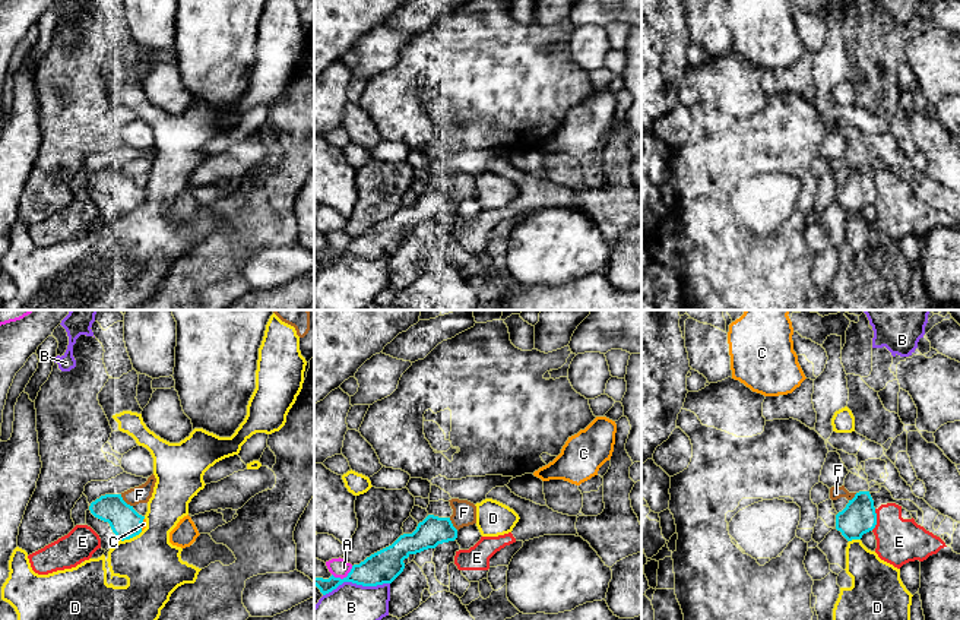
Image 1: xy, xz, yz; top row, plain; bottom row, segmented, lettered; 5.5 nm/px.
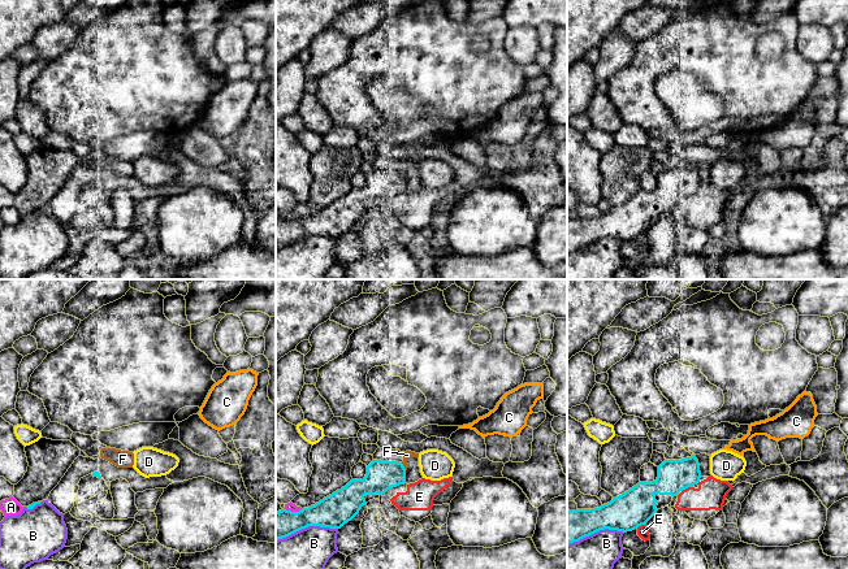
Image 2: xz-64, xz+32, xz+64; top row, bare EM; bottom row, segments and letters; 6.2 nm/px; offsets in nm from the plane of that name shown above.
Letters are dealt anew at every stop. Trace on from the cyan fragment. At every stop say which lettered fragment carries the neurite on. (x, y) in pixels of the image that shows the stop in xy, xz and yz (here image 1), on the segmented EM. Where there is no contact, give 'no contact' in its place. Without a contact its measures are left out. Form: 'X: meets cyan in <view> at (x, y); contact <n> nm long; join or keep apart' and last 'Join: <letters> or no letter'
A: meets cyan in xz at (344, 578); contact 130 nm long; keep apart
B: meets cyan in xz at (355, 582); contact 380 nm long; keep apart
C: meets cyan in xy at (141, 524); contact 70 nm long; join
D: meets cyan in xy at (130, 537); contact 140 nm long; keep apart
E: meets cyan in yz at (875, 519); contact 120 nm long; keep apart
F: meets cyan in xy at (124, 502); contact 100 nm long; keep apart
Join: C

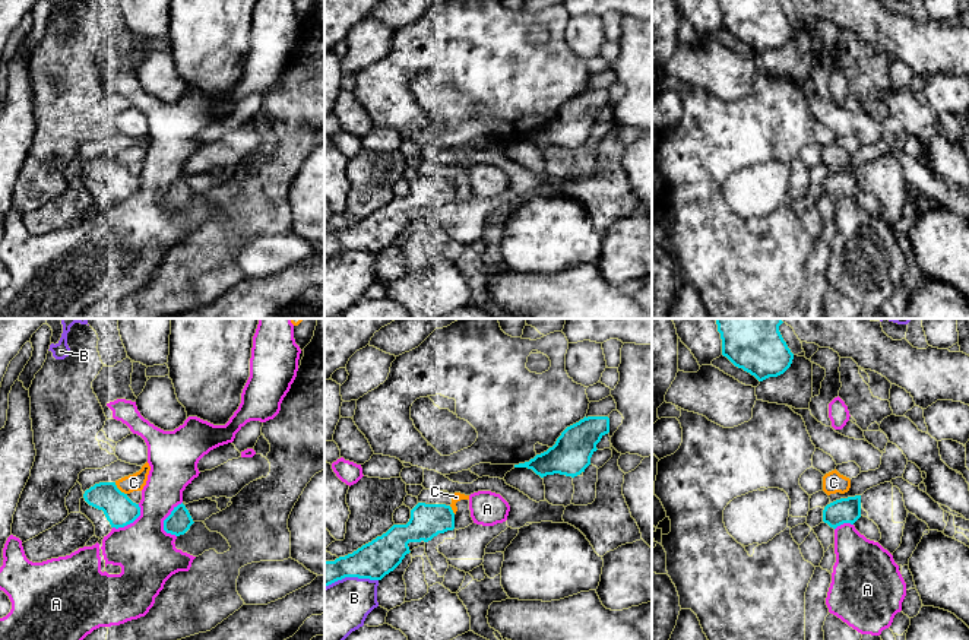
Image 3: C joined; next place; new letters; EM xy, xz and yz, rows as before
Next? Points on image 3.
A: meets cyan in xy at (164, 522); contact 200 nm long; keep apart
B: meets cyan in xz at (351, 576); contact 300 nm long; keep apart
C: meets cyan in xy at (119, 490); contact 100 nm long; keep apart
Join: no letter

